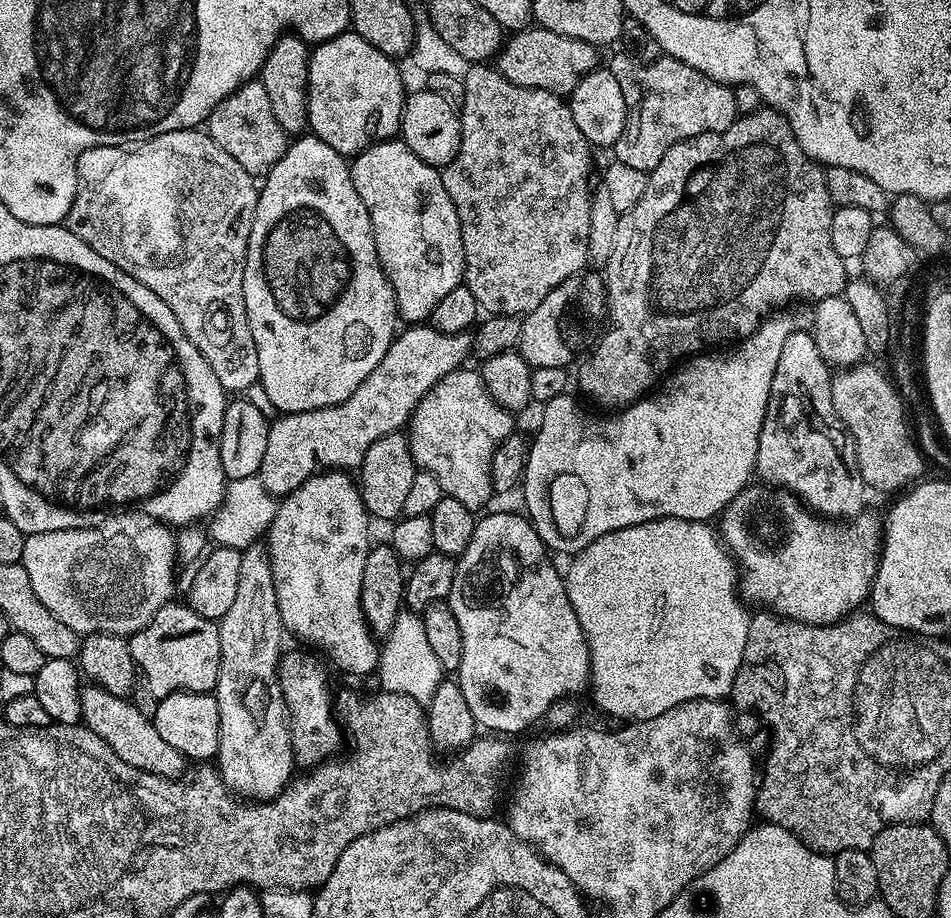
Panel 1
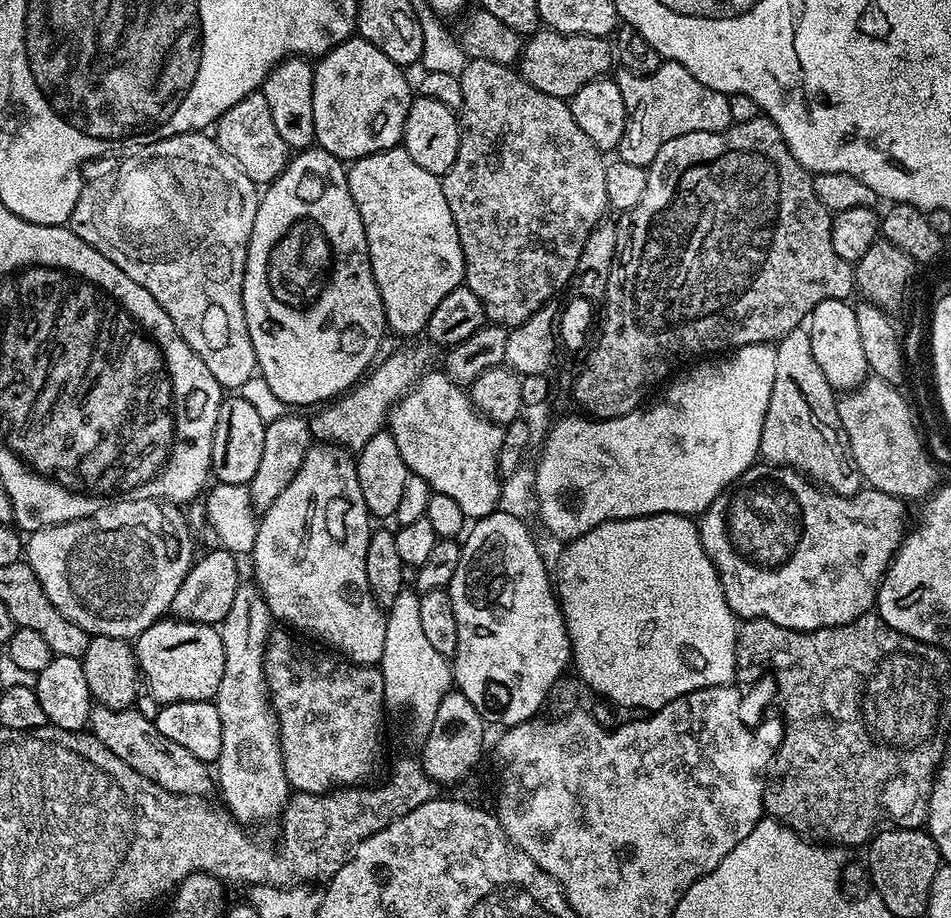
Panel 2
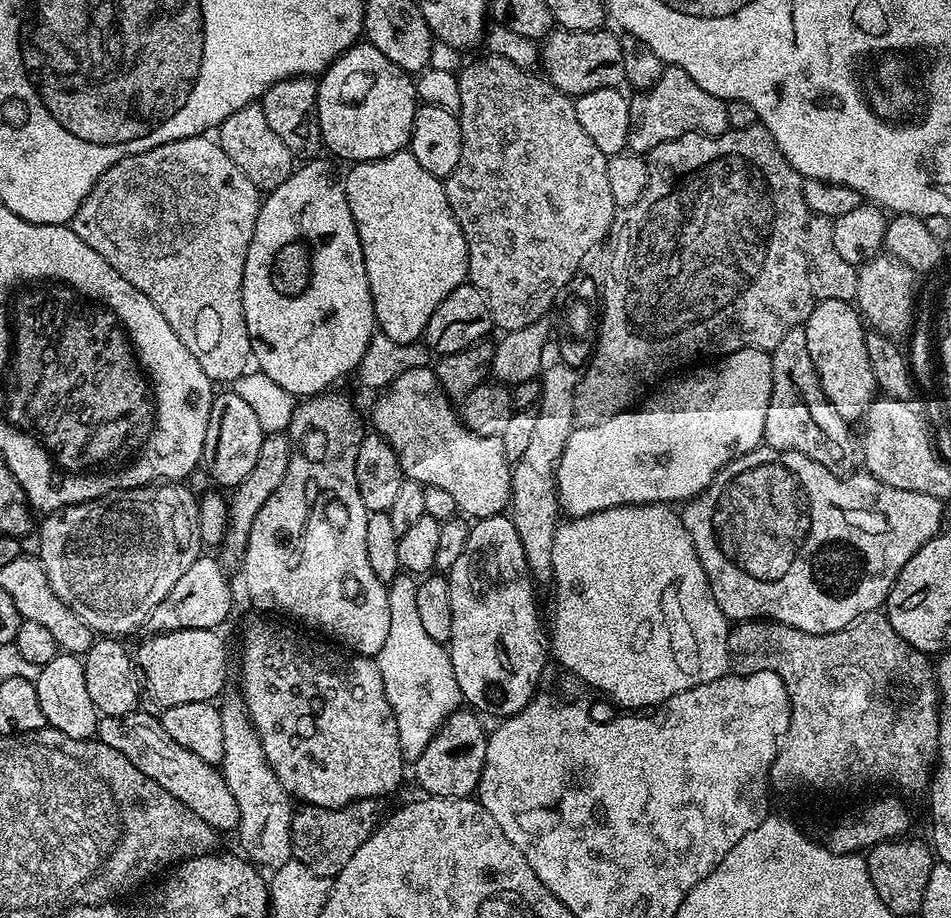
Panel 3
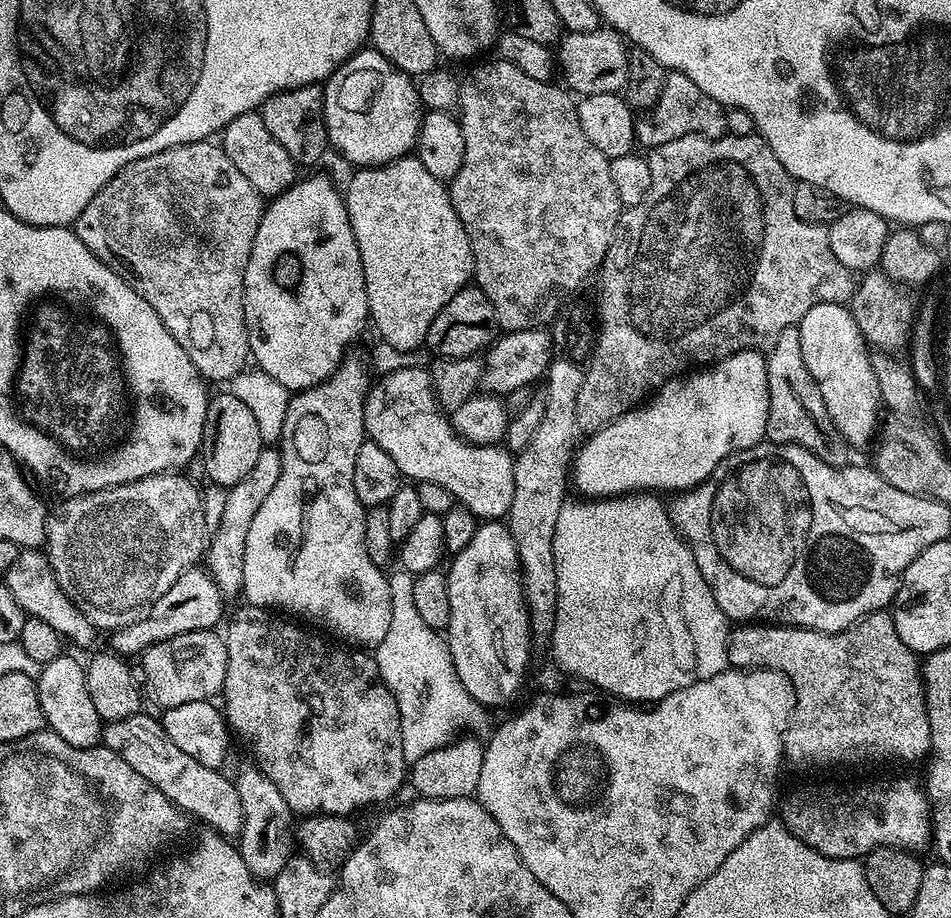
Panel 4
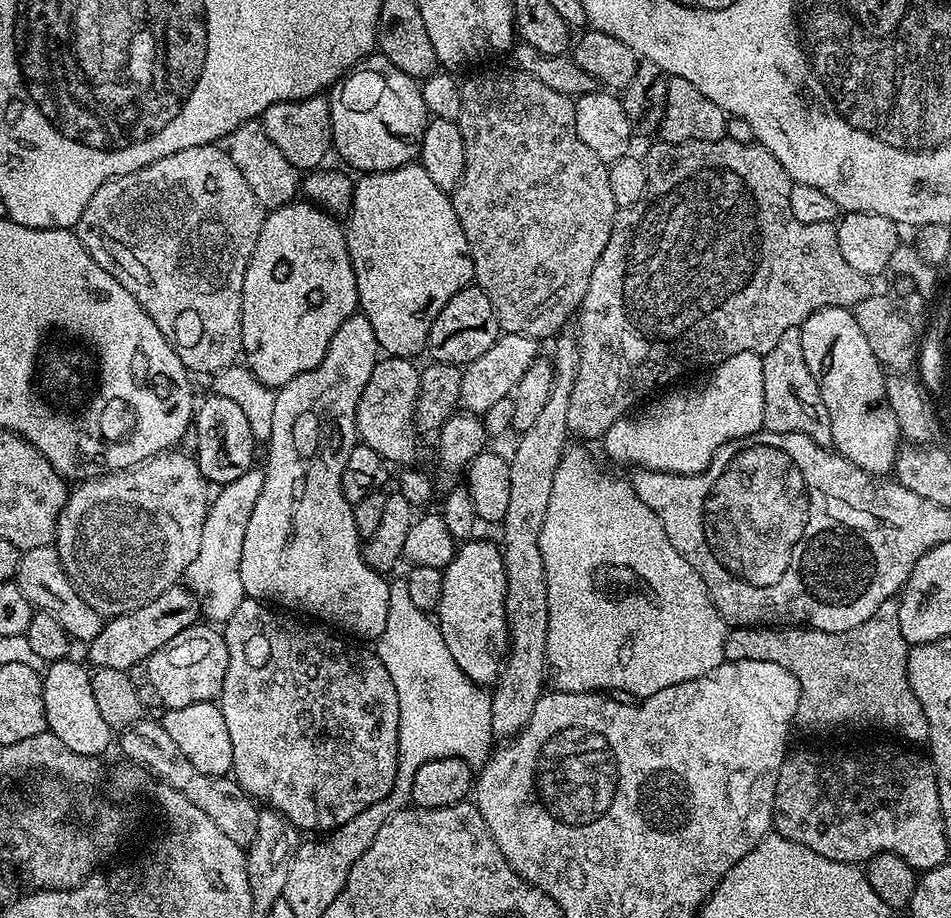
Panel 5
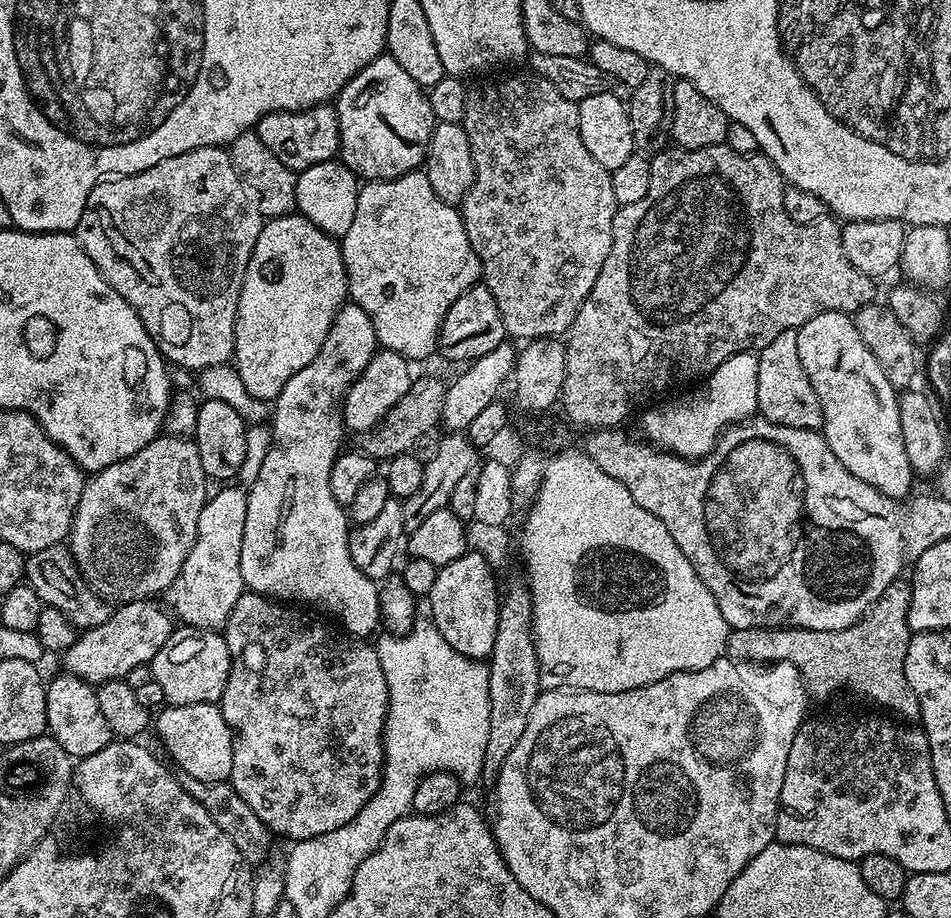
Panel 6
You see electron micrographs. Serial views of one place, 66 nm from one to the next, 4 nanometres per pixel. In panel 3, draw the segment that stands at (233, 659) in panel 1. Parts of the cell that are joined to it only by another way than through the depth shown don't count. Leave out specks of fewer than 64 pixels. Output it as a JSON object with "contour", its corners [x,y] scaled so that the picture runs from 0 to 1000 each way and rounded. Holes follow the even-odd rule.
{"contour":[[[256,761],[240,763],[230,768],[233,782],[233,804],[236,805],[236,826],[233,840],[246,874],[250,874],[252,888],[251,927],[270,947],[289,948],[305,936],[305,868],[292,852],[288,839],[278,825],[273,801],[265,793],[261,777],[257,773]]]}

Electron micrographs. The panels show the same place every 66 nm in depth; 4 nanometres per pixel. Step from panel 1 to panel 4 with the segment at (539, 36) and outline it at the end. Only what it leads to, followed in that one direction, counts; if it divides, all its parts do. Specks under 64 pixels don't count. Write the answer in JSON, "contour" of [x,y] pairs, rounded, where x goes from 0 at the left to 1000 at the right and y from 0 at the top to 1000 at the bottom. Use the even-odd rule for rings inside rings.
{"contour":[[[632,28],[619,35],[597,35],[588,45],[588,52],[587,72],[588,75],[590,72],[593,76],[594,88],[592,87],[592,90],[603,101],[610,100],[611,106],[641,102],[642,100],[655,101],[660,88],[660,58],[662,52],[652,36],[638,28]]]}

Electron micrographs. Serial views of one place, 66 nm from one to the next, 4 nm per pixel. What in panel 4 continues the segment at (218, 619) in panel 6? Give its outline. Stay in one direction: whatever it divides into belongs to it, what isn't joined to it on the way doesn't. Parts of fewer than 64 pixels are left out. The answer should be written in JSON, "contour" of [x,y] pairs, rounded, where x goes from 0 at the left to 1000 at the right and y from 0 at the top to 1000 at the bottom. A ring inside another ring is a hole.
{"contour":[[[279,486],[273,489],[271,503],[263,511],[263,516],[254,521],[246,531],[239,533],[236,550],[231,553],[231,568],[227,571],[227,581],[222,581],[217,593],[217,622],[226,632],[228,639],[237,650],[253,648],[257,639],[254,617],[259,603],[259,581],[263,578],[263,569],[267,569],[267,560],[271,560],[271,551],[284,538],[285,531],[292,523],[294,515],[294,493],[289,487]]]}

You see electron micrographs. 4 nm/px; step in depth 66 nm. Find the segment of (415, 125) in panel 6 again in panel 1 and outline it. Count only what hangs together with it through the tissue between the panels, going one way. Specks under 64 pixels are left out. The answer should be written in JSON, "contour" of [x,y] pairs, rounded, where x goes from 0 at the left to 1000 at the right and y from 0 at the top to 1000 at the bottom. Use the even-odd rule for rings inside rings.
{"contour":[[[369,33],[331,49],[324,63],[324,139],[327,147],[363,172],[373,171],[401,153],[413,151],[421,143],[427,103],[425,87],[416,70],[413,62],[402,59],[402,54],[389,50],[385,41]]]}

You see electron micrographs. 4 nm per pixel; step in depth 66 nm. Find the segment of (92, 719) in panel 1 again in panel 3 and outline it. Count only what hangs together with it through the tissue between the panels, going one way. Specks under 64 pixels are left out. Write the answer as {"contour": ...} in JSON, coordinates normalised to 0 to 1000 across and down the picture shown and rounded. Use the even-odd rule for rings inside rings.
{"contour":[[[146,773],[135,780],[105,780],[103,805],[116,813],[116,817],[124,817],[128,826],[137,826],[137,830],[149,839],[154,847],[166,852],[175,865],[183,865],[187,874],[191,874],[198,883],[212,891],[212,895],[220,898],[228,907],[251,903],[250,874],[246,874],[246,865],[242,865],[242,856],[238,856],[234,840],[228,833],[212,830],[208,821],[200,821],[196,813],[187,813],[187,808],[175,800],[165,781]]]}

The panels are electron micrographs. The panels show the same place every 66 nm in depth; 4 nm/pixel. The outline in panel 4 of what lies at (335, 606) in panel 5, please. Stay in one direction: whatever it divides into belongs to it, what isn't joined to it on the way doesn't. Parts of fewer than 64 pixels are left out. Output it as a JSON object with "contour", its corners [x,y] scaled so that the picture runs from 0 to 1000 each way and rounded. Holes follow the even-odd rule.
{"contour":[[[366,386],[336,418],[319,423],[304,435],[300,444],[301,460],[297,460],[297,473],[292,480],[294,515],[284,538],[280,538],[275,551],[271,551],[267,569],[263,569],[254,617],[254,649],[261,653],[258,655],[264,661],[279,664],[300,662],[311,671],[321,671],[338,680],[342,690],[350,688],[345,691],[359,693],[353,695],[383,708],[394,707],[402,695],[406,695],[406,686],[410,682],[408,627],[400,624],[403,623],[401,615],[394,614],[389,603],[385,603],[385,554],[372,538],[370,528],[372,499],[385,478],[383,436],[388,422],[386,399],[376,389]]]}

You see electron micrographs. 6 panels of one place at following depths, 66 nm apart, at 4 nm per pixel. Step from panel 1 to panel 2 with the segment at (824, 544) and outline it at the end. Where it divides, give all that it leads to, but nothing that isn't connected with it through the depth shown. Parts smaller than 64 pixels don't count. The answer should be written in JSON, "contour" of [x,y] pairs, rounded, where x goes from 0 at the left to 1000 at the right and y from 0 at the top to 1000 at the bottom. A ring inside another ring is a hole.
{"contour":[[[796,503],[790,510],[785,510],[766,535],[751,542],[748,551],[735,563],[734,574],[738,595],[751,612],[753,624],[757,626],[761,650],[773,671],[779,676],[809,675],[818,682],[826,682],[831,686],[855,688],[861,684],[876,684],[893,680],[898,673],[907,671],[920,659],[925,636],[930,633],[930,627],[938,615],[938,608],[953,583],[951,552],[953,549],[950,544],[927,537],[926,534],[914,529],[905,531],[904,535],[899,536],[897,540],[881,540],[878,536],[868,535],[865,531],[859,529],[836,510],[822,510],[807,503]]]}

